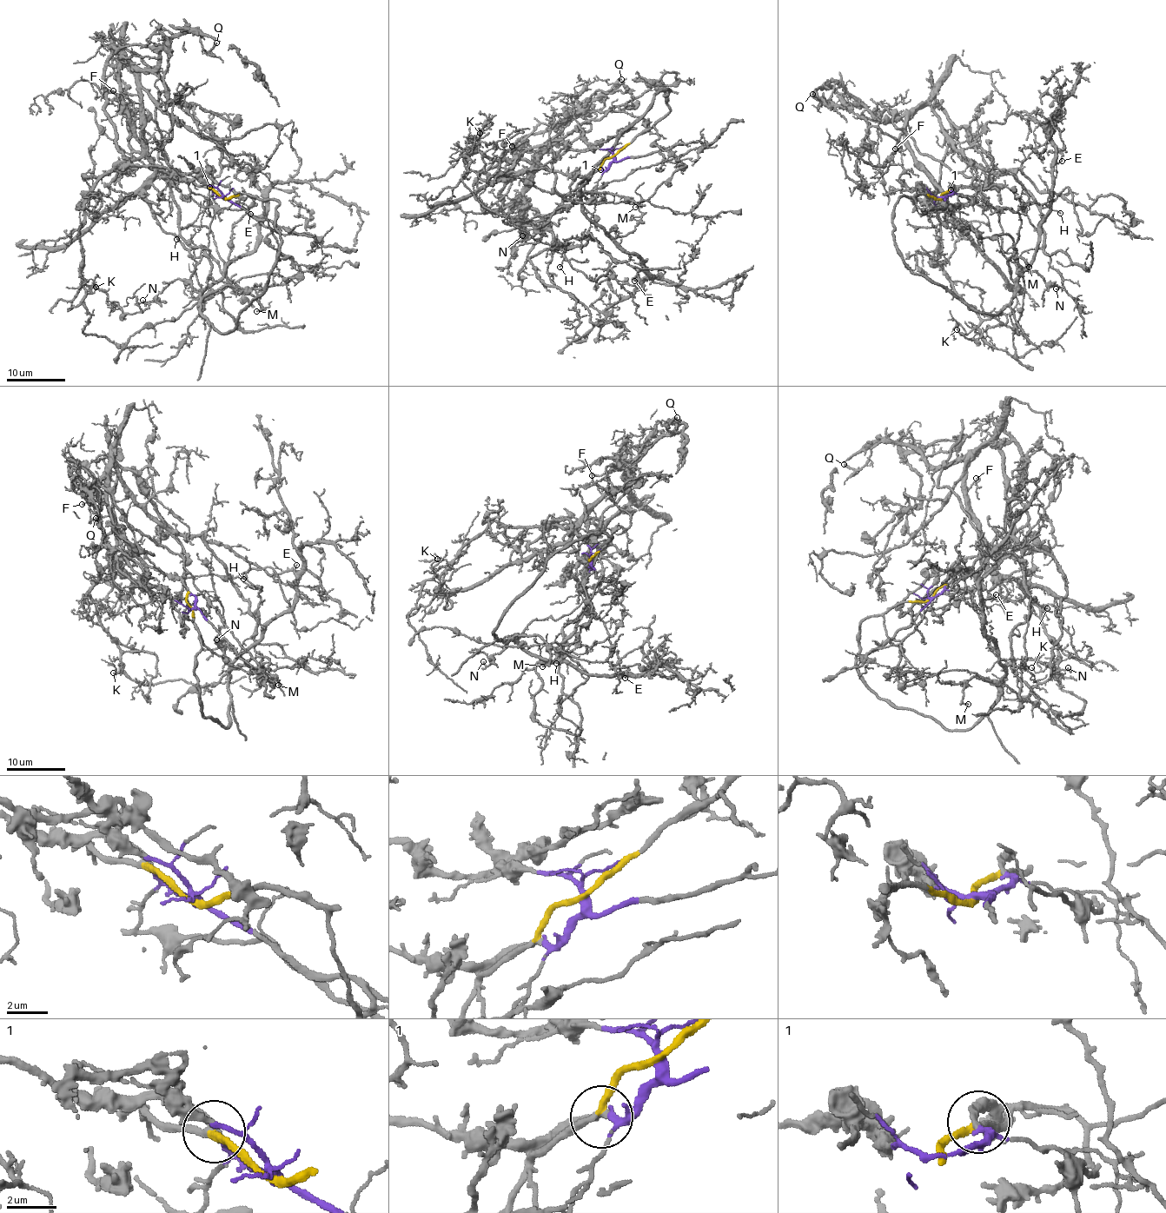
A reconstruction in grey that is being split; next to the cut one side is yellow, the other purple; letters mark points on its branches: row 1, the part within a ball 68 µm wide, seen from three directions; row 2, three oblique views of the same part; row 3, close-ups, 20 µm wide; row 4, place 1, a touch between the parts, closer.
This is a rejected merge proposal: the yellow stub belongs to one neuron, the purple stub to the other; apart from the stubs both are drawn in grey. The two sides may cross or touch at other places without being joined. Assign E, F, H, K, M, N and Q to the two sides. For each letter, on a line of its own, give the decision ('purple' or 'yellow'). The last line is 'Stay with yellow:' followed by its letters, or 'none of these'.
E: yellow
F: purple
H: purple
K: purple
M: yellow
N: yellow
Q: purple
Stay with yellow: E, M, N

